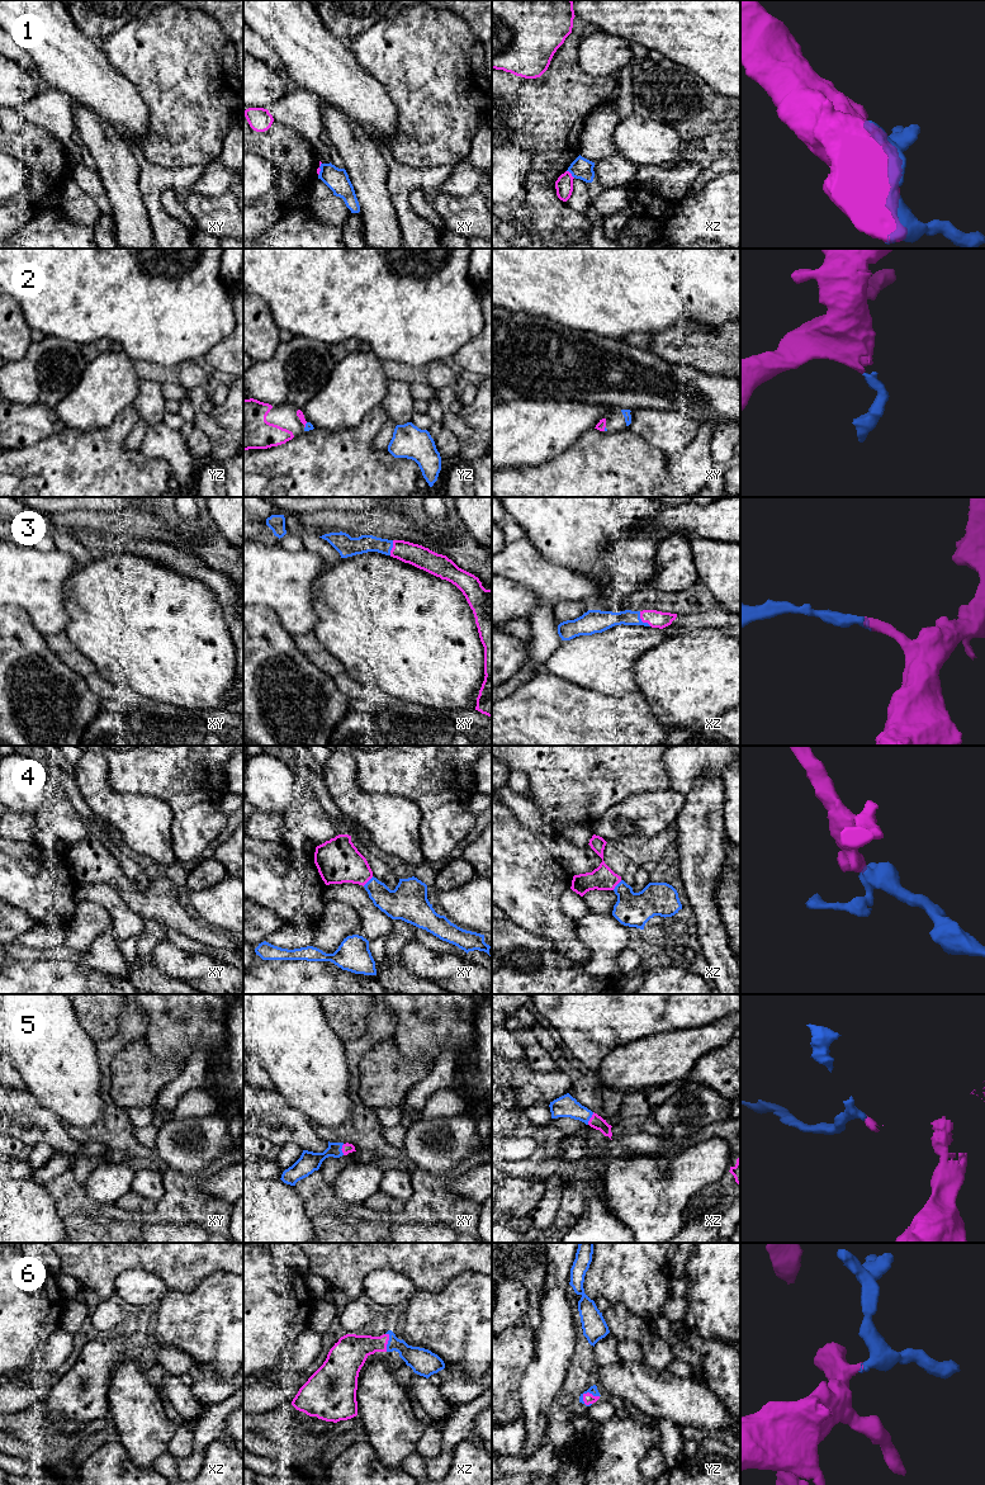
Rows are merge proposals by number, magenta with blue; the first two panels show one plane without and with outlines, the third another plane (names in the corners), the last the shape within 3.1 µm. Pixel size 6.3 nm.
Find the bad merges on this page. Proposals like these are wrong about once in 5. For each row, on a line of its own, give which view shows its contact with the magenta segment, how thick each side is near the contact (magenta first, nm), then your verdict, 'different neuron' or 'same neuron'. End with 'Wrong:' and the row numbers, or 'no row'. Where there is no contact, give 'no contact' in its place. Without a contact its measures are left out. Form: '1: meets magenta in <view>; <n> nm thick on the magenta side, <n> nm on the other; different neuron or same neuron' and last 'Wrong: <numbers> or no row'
1: meets magenta in xz; 110 nm thick on the magenta side, 140 nm on the other; different neuron
2: meets magenta in yz; 50 nm thick on the magenta side, 50 nm on the other; same neuron
3: meets magenta in xz; 110 nm thick on the magenta side, 130 nm on the other; same neuron
4: meets magenta in xy; 280 nm thick on the magenta side, 190 nm on the other; same neuron
5: meets magenta in xz; 90 nm thick on the magenta side, 140 nm on the other; same neuron
6: meets magenta in yz; 70 nm thick on the magenta side, 50 nm on the other; same neuron
Wrong: 1

